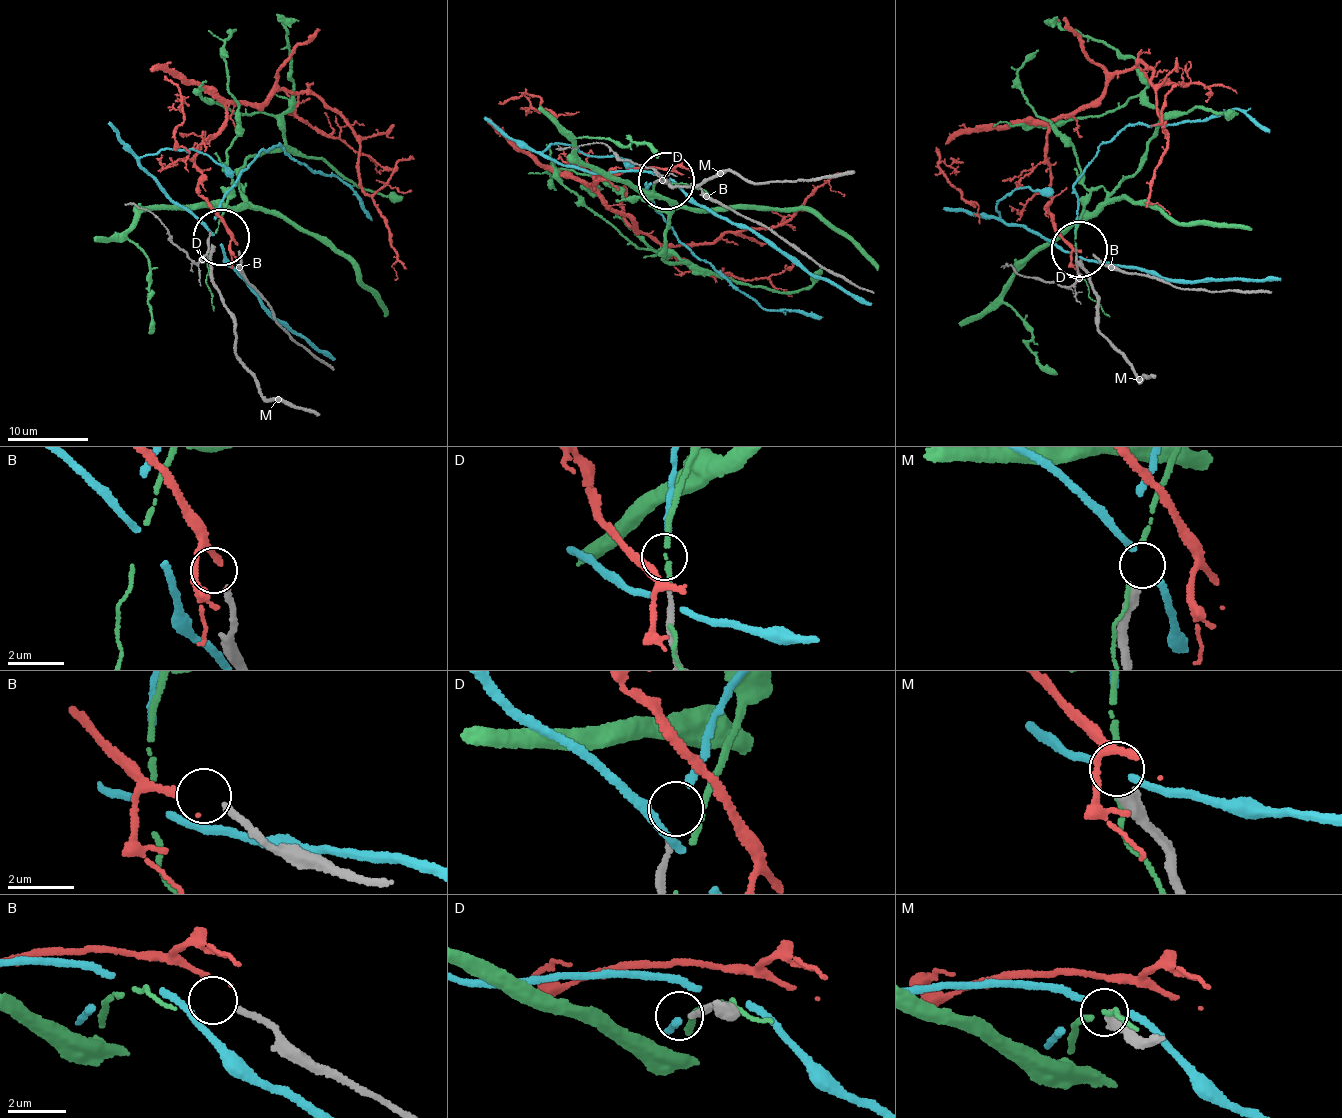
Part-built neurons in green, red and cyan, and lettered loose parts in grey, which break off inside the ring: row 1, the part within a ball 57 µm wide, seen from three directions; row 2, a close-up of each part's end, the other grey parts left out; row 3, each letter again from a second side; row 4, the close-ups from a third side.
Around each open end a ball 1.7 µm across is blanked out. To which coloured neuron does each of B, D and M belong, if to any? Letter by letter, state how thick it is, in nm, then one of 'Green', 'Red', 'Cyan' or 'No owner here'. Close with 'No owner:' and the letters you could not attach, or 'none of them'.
B: Thickness 200 nm. No owner here
D: Thickness 180 nm. Cyan
M: Thickness 400 nm. No owner here
No owner: B, M

